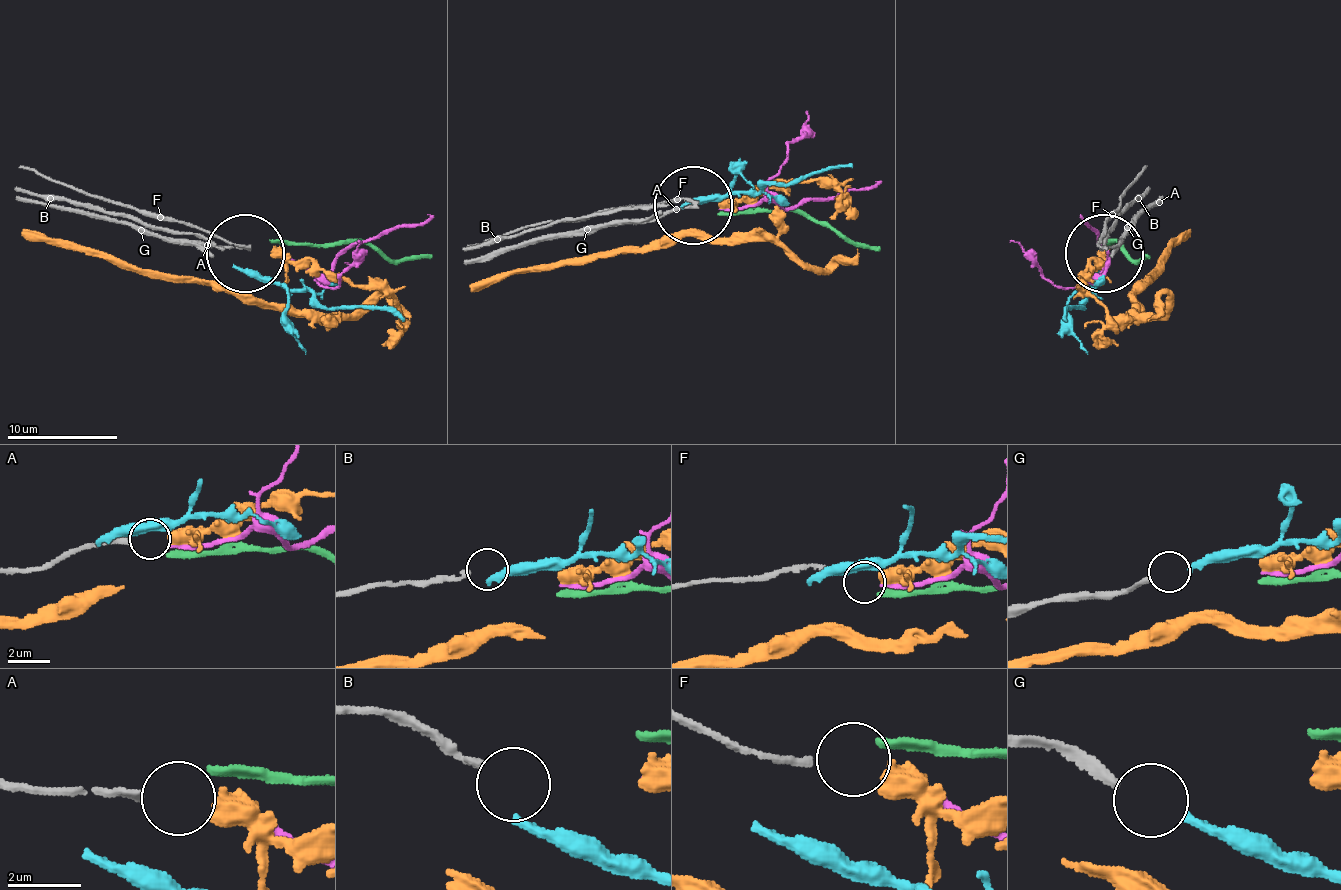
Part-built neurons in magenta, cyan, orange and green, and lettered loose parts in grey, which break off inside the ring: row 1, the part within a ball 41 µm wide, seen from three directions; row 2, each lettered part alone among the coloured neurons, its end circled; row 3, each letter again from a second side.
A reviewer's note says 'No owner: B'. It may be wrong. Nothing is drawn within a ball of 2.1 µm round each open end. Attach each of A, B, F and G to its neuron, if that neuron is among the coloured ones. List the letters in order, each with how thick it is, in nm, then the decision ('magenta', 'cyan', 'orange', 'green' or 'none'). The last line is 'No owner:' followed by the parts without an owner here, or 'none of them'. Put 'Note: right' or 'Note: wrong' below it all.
A: 240 nm thick; magenta
B: 190 nm thick; none
F: 200 nm thick; orange
G: 280 nm thick; cyan
No owner: B
Note: right

